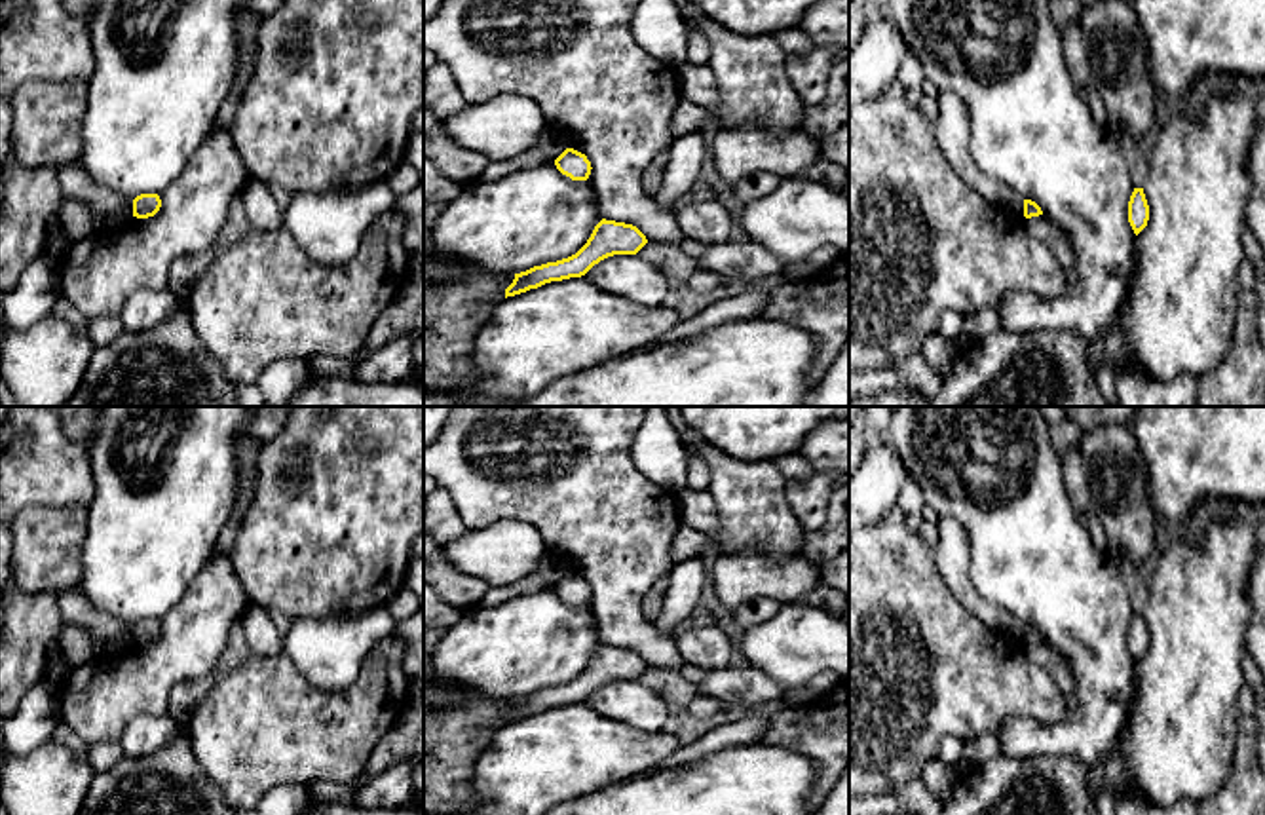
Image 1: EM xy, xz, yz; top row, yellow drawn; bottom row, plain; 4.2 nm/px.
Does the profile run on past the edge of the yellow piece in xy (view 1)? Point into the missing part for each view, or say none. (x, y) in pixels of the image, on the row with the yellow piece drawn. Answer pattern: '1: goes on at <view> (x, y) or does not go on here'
1: does not go on here

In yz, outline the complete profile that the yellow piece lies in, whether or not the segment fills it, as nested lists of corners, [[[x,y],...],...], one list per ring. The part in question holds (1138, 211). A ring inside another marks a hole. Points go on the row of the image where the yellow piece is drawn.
[[[1134,188],[1130,201],[1128,201],[1128,222],[1138,236],[1149,220],[1149,205],[1143,194],[1143,188]]]

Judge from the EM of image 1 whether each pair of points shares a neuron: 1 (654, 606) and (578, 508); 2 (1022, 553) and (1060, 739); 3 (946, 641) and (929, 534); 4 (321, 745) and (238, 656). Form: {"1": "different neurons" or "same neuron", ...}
{"1": "different neurons", "2": "same neuron", "3": "different neurons", "4": "different neurons"}

